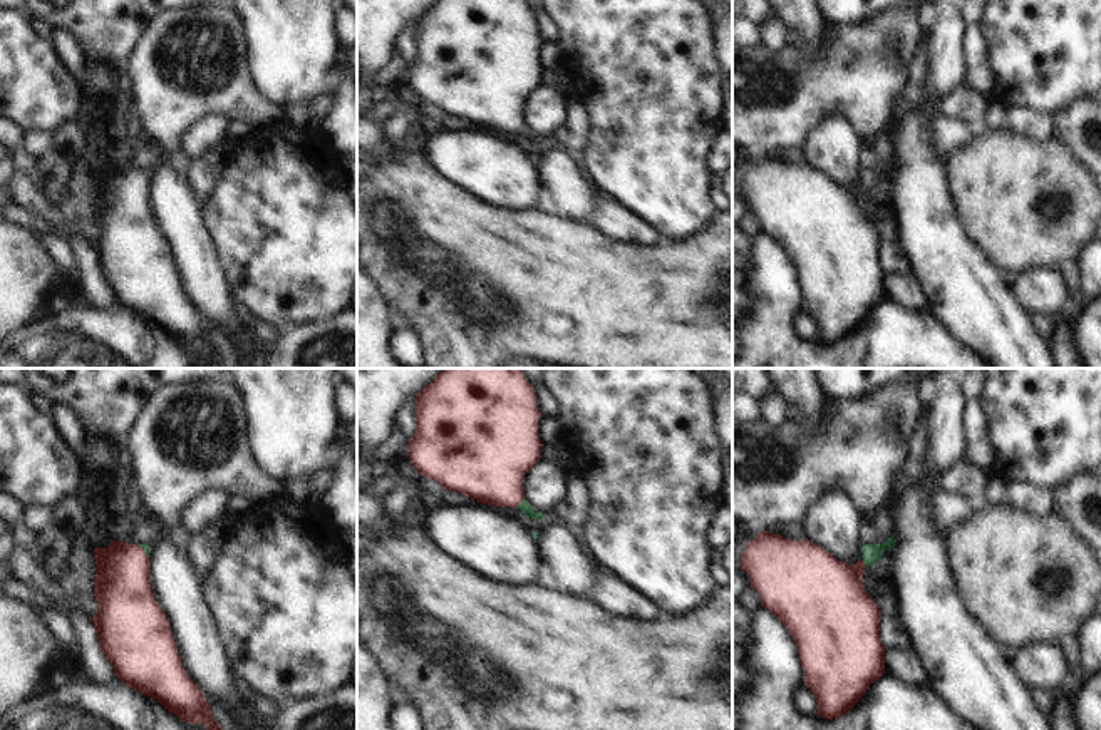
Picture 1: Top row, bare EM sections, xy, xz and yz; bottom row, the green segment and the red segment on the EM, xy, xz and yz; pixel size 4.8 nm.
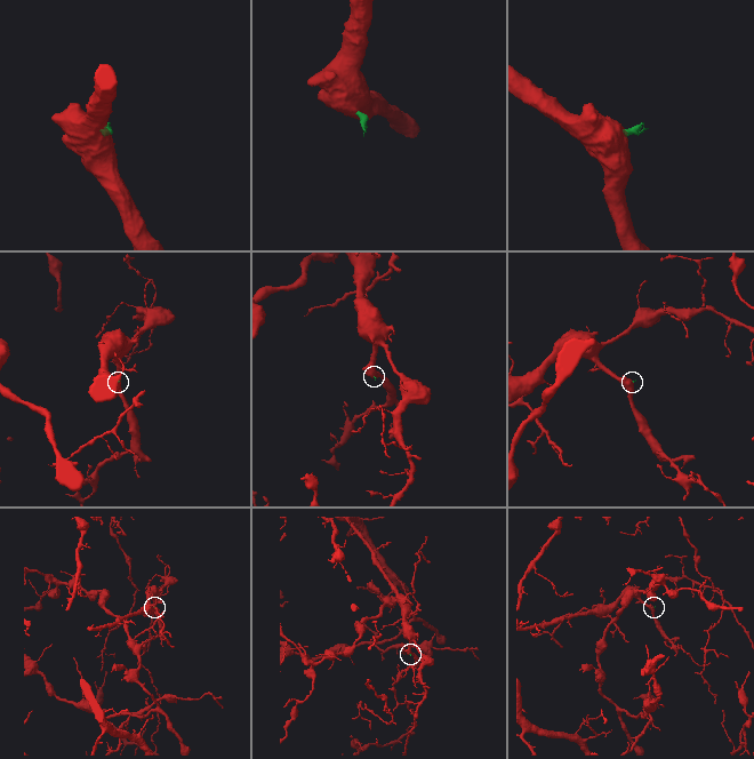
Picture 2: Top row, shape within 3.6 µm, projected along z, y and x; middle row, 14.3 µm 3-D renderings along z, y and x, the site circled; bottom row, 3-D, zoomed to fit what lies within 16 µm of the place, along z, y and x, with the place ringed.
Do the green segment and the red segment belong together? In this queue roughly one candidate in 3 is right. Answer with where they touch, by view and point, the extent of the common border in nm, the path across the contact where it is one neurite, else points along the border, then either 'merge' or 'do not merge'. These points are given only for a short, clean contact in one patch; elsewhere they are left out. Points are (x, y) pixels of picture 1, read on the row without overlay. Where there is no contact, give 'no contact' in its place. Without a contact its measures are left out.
xz (520, 128) | 70 nm | across xz (525, 131), (520, 128), (493, 101), (486, 87) | merge

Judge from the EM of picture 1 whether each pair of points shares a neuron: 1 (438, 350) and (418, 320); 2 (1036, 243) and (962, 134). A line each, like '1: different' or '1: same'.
1: same
2: different

